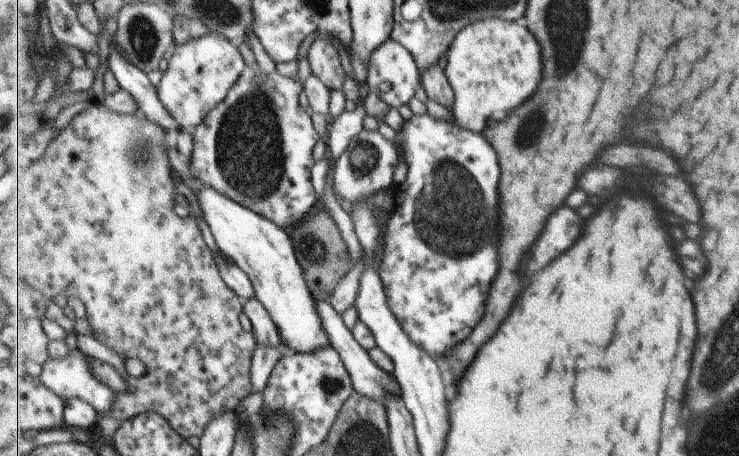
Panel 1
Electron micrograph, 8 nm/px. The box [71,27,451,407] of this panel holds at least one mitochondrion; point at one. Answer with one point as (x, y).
(249, 146)

